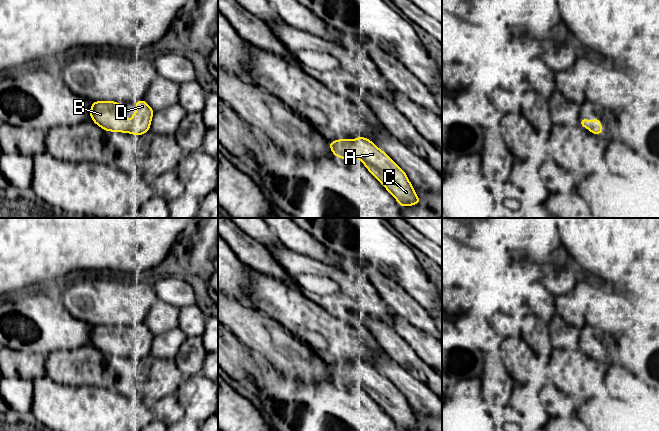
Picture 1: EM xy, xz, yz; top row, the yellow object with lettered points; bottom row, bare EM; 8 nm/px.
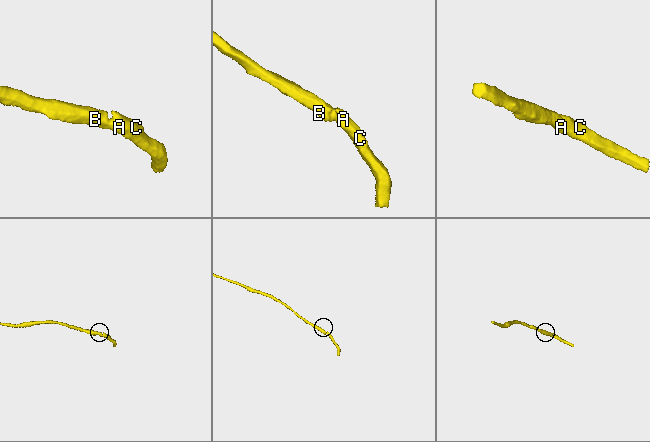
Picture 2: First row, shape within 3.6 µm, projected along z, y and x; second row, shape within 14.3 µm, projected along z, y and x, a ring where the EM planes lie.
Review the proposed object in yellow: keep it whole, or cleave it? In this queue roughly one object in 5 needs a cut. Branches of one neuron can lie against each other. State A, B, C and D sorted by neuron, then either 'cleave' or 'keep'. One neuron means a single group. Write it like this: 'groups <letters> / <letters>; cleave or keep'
groups A B C D; keep

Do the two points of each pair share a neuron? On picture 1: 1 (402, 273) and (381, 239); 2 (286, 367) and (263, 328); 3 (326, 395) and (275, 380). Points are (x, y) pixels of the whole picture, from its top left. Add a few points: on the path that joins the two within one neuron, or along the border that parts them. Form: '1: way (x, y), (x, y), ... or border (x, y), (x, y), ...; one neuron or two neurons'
1: way (400, 265), (382, 247); one neuron
2: way (277, 357), (263, 338); one neuron
3: way (313, 395), (290, 395), (288, 393); one neuron

